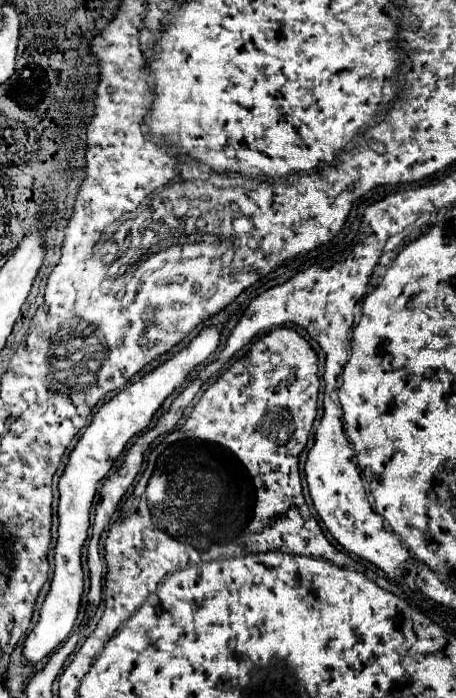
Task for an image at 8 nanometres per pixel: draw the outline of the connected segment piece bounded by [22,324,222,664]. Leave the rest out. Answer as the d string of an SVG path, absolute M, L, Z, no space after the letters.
M222 324L208 326L200 330L196 338L188 342L182 350L178 350L170 360L154 368L152 372L144 374L138 382L126 386L120 390L110 402L106 402L92 418L92 424L86 428L74 450L70 452L66 470L60 476L58 482L58 492L60 492L60 502L58 502L58 542L54 548L54 574L50 580L50 592L42 604L38 624L32 628L28 634L22 656L30 664L38 664L46 656L50 656L70 634L76 616L78 616L78 606L80 606L80 596L84 592L84 574L82 574L82 544L86 540L86 532L90 526L90 506L98 488L98 482L108 474L112 468L114 460L122 454L124 446L132 436L142 432L158 412L158 408L164 404L164 400L178 390L188 374L204 364L220 346L220 334L222 334Z

